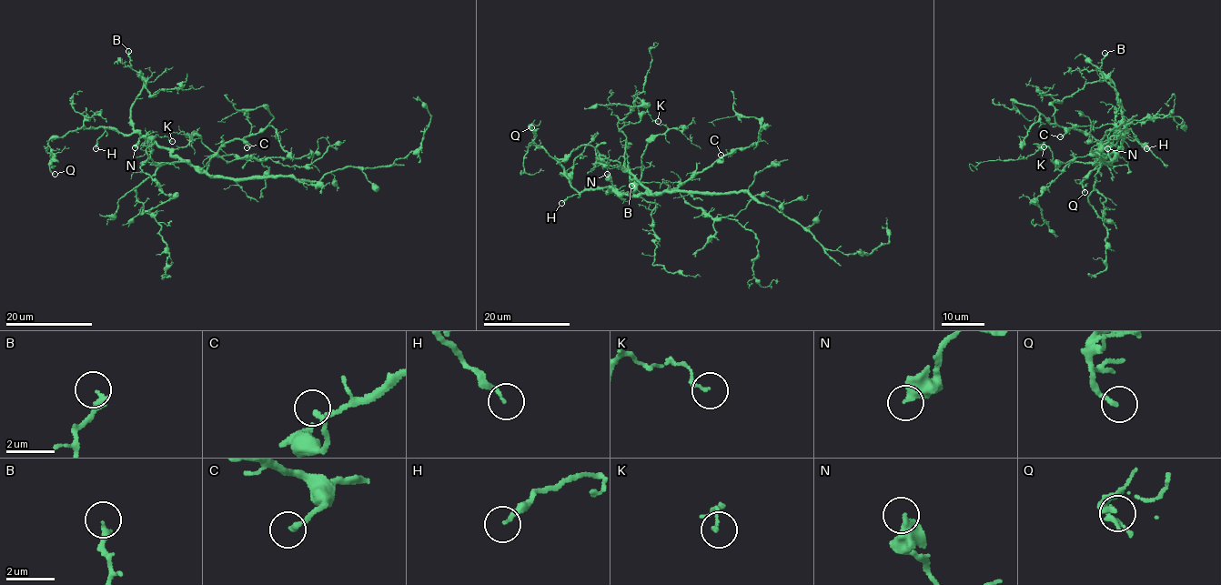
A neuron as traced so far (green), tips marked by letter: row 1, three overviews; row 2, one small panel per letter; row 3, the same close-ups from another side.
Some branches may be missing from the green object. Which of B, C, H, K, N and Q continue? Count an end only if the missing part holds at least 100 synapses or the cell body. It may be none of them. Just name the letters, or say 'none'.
none

